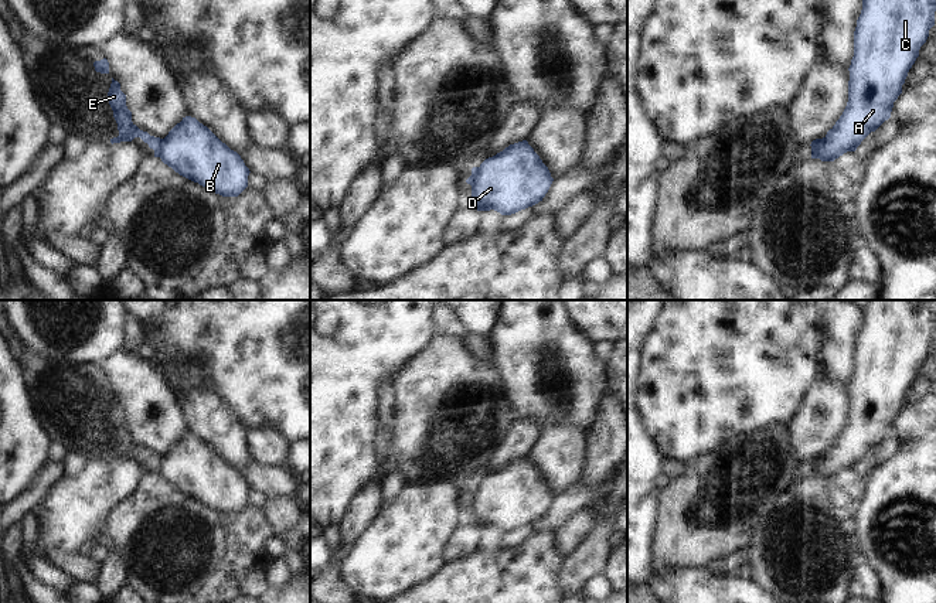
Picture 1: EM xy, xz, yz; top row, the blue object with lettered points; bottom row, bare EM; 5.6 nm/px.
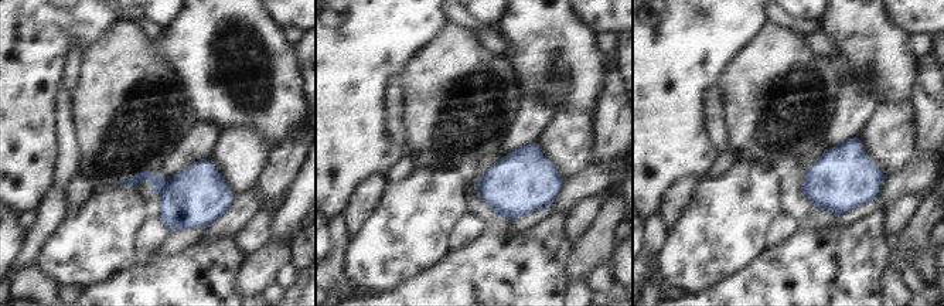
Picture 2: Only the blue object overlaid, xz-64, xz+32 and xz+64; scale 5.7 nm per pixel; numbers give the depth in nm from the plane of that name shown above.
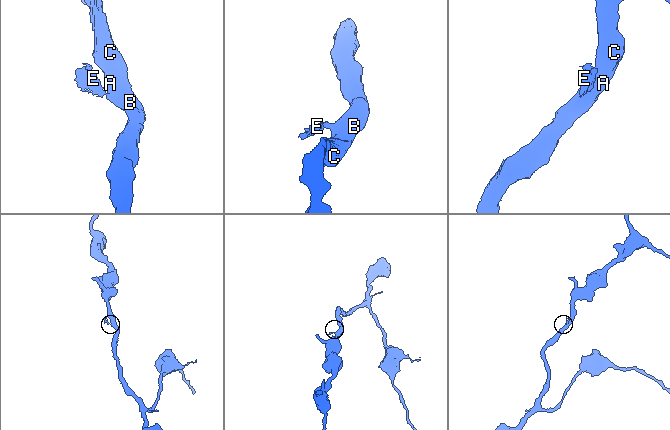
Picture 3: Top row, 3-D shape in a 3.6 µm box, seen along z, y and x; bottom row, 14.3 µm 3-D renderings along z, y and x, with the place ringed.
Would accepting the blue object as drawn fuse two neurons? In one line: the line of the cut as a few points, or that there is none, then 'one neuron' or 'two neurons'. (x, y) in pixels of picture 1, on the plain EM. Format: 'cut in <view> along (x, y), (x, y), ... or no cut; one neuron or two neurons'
cut in xy along (162, 456), (157, 473); two neurons

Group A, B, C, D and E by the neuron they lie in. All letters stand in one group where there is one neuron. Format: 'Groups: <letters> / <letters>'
Groups: A B C D / E

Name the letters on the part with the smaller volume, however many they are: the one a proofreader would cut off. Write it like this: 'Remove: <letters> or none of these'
Remove: E

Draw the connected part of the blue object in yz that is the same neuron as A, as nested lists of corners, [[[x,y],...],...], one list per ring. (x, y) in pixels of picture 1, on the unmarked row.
[[[868,300],[854,348],[847,423],[811,476],[834,478],[891,435],[909,386],[935,343],[929,300]]]

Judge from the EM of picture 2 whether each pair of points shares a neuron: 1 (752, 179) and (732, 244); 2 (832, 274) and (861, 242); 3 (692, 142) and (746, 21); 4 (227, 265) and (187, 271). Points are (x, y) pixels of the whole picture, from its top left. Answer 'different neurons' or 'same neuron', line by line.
1: same neuron
2: same neuron
3: same neuron
4: same neuron

